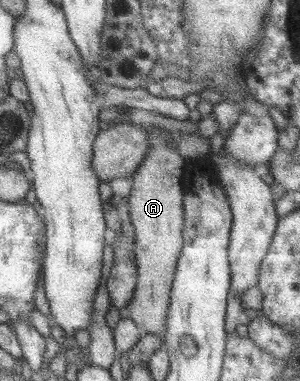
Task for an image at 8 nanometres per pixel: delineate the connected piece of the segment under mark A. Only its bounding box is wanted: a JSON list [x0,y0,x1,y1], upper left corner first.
[121,129,187,338]

